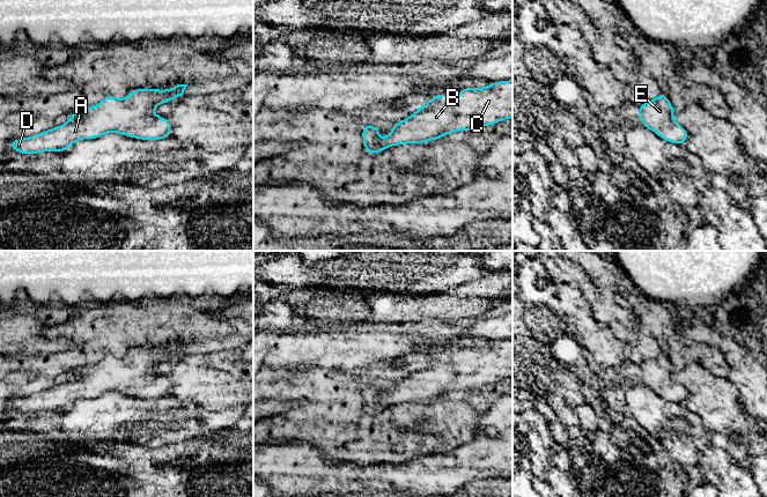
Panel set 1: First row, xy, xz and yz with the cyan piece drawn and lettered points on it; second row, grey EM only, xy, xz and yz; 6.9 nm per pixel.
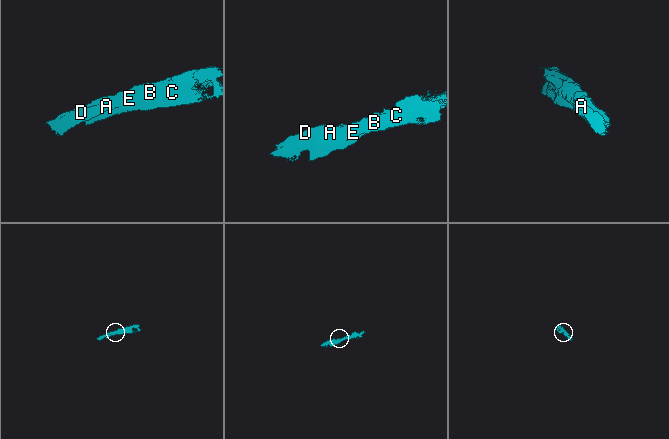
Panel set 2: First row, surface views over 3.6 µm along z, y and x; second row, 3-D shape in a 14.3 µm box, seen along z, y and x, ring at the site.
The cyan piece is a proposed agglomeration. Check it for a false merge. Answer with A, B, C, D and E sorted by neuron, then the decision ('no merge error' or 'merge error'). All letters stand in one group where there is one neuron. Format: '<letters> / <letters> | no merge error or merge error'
A B C D E | no merge error

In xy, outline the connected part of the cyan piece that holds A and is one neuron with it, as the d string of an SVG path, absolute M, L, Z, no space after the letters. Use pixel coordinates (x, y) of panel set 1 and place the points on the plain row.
M177 343L164 349L139 347L131 349L126 357L108 354L95 365L73 371L69 380L29 396L13 399L8 406L31 414L62 411L76 400L96 398L112 391L148 400L169 396L171 383L152 370L157 364L183 355L186 346L187 343Z

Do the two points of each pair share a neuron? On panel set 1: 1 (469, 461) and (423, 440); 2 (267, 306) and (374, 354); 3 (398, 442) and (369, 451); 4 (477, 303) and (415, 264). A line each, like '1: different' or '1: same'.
1: different
2: different
3: same
4: different

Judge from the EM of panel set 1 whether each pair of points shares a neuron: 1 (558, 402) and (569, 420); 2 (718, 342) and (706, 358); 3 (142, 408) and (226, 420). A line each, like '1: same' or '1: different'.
1: same
2: different
3: same

